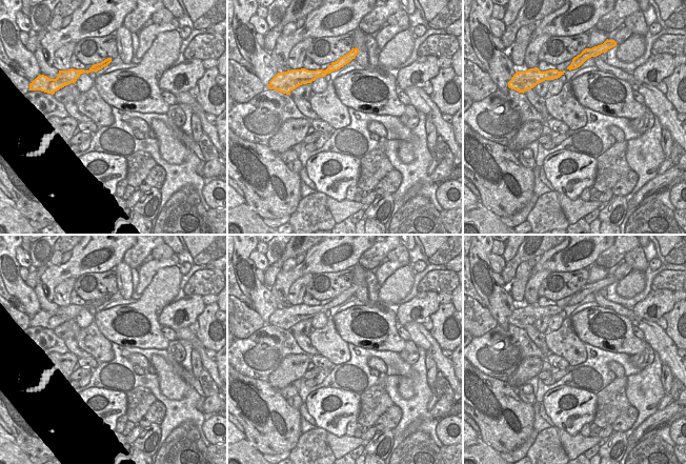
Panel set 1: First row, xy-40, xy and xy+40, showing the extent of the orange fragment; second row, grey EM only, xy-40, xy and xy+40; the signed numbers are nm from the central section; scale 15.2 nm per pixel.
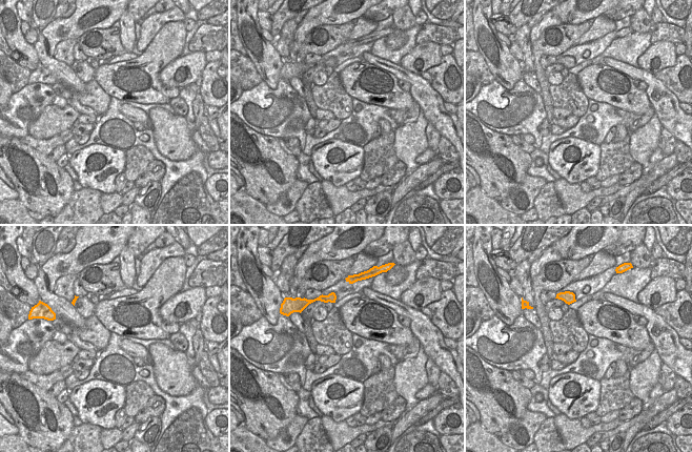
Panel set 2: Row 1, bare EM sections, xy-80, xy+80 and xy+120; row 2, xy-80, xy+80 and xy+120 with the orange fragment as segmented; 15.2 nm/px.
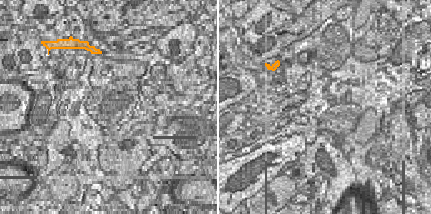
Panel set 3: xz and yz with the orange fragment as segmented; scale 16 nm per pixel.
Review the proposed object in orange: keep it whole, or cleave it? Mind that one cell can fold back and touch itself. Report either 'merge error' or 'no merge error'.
no merge error

